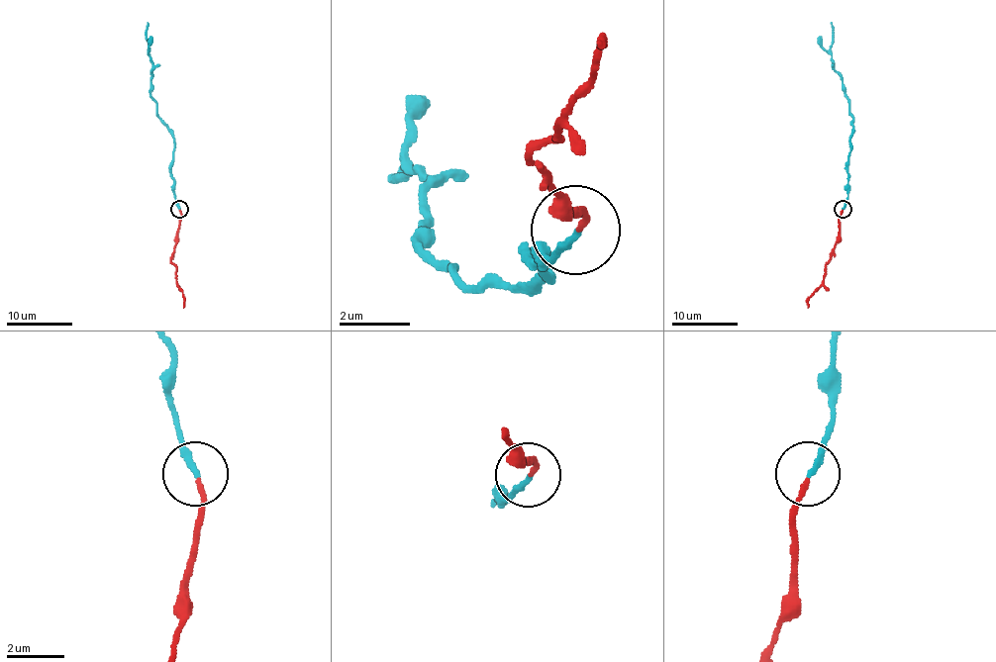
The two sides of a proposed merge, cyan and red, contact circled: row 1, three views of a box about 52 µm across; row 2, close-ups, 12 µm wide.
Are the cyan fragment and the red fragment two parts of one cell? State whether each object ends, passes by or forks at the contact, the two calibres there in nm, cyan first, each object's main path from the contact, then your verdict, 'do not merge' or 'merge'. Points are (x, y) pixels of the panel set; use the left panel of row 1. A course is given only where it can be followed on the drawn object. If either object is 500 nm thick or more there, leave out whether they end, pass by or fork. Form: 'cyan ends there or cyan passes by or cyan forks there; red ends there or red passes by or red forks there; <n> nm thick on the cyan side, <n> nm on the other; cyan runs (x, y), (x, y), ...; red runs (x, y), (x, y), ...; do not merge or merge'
cyan ends there; red ends there; 200 nm thick on the cyan side, 160 nm on the other; cyan runs (179, 209), (170, 161), (174, 136), (157, 114), (157, 102), (150, 96), (148, 22); red runs (180, 209), (177, 240), (170, 260), (175, 266), (184, 308); merge

